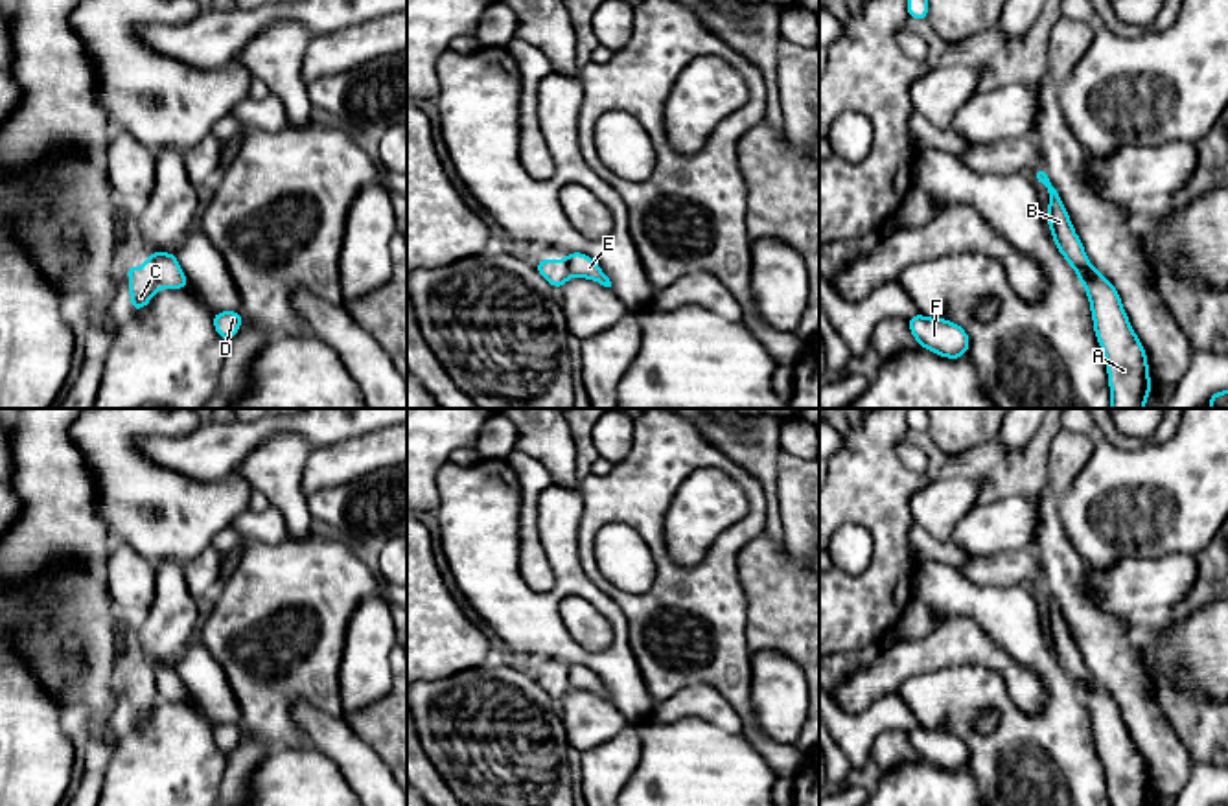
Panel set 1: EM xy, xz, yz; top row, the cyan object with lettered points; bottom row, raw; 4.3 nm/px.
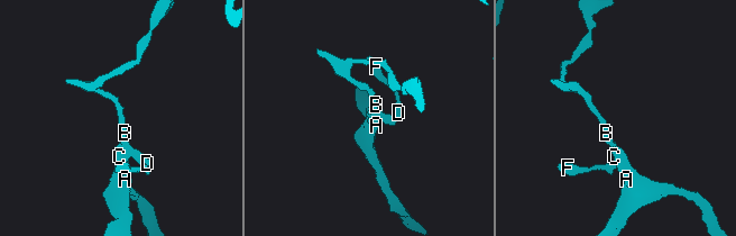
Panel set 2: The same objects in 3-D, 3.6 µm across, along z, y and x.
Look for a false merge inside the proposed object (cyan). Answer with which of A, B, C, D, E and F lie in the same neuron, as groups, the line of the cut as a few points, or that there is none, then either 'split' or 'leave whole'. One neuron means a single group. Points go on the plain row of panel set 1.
groups A C / B D E F; cut xy (151, 665), (155, 690), (161, 698); split

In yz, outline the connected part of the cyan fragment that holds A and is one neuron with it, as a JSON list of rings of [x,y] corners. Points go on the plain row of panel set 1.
[[[1095,681],[1094,685],[1095,688],[1092,692],[1084,692],[1079,688],[1079,694],[1083,696],[1090,712],[1094,743],[1105,766],[1110,806],[1149,806],[1153,797],[1149,791],[1145,760],[1141,758],[1127,731],[1116,699]]]

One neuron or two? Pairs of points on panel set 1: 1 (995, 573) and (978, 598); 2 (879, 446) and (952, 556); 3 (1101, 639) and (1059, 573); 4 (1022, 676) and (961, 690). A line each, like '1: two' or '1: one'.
1: two
2: two
3: one
4: two

